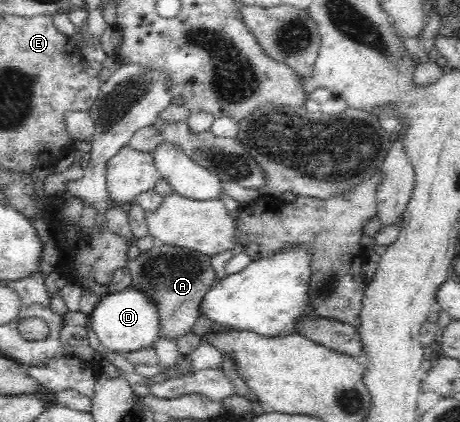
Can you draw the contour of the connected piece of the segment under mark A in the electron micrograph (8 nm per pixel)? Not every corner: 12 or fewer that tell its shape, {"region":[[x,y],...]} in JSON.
{"region":[[155,244],[126,262],[160,337],[191,333],[216,283],[206,255]]}

